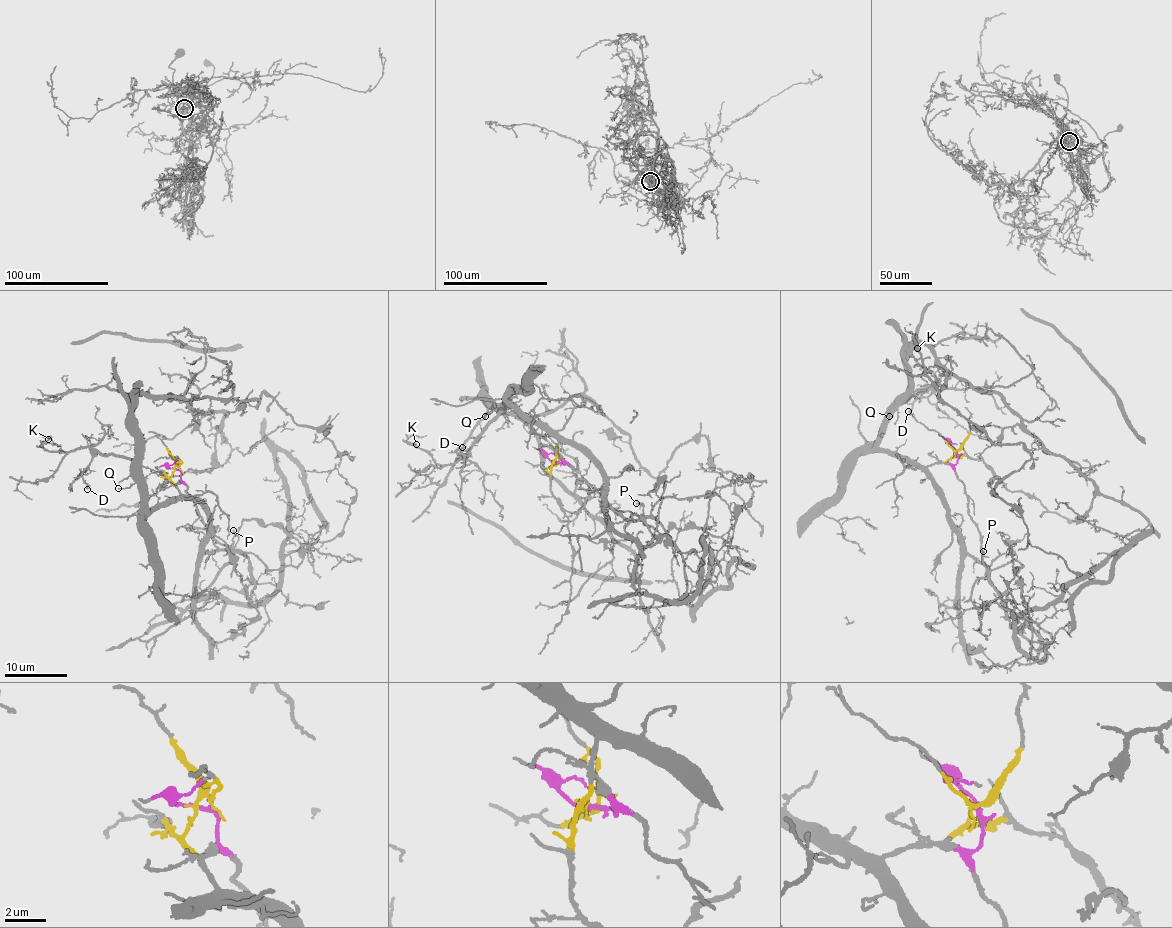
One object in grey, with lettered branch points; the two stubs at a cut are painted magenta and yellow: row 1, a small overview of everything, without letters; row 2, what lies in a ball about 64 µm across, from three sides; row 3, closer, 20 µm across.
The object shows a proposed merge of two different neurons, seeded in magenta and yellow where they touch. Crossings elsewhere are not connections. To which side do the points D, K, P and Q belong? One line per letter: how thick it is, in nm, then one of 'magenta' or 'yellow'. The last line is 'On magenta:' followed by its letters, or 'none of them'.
D: calibre 220 nm; yellow
K: calibre 140 nm; yellow
P: calibre 100 nm; magenta
Q: calibre 100 nm; yellow
On magenta: P

